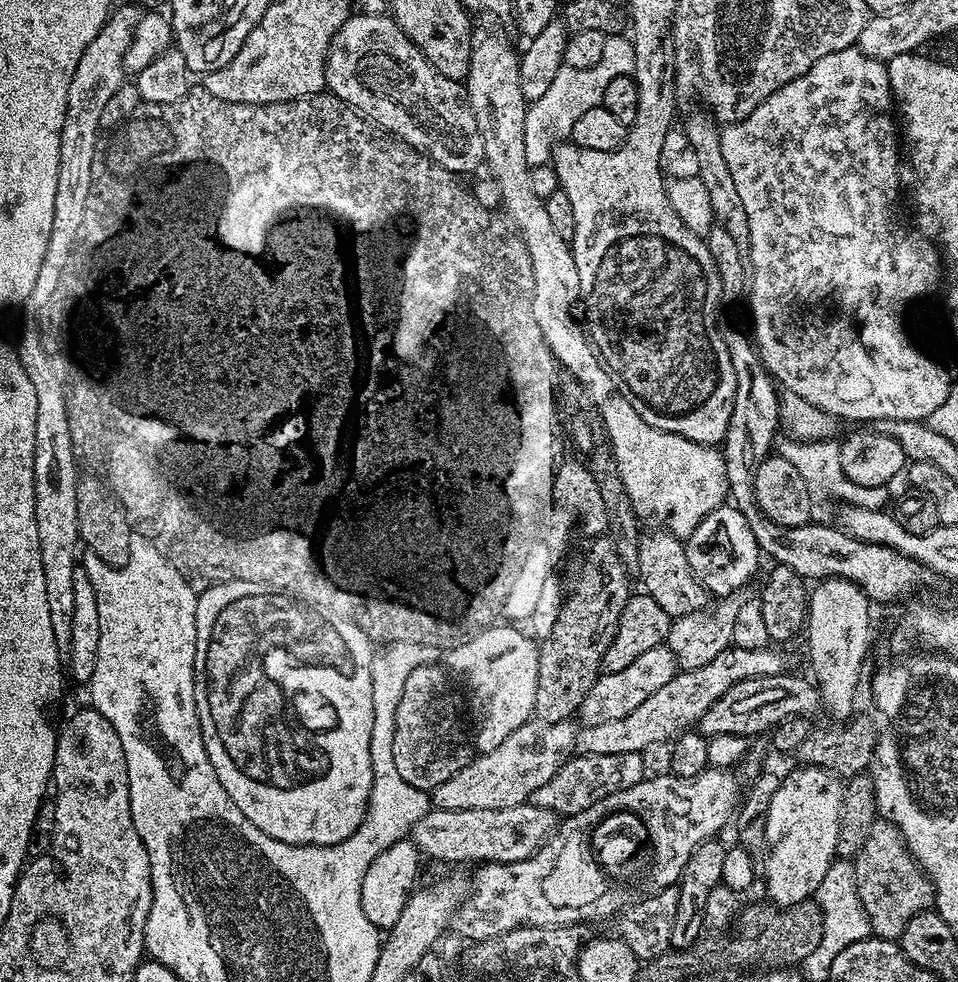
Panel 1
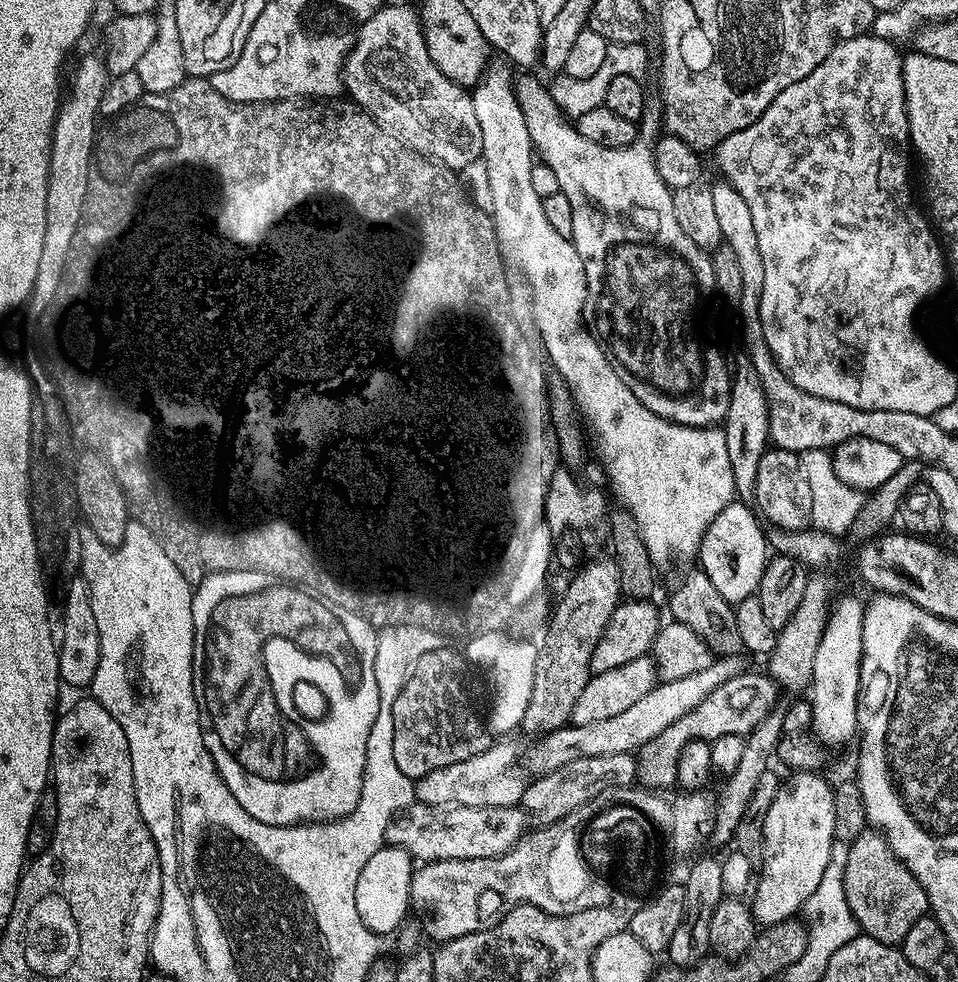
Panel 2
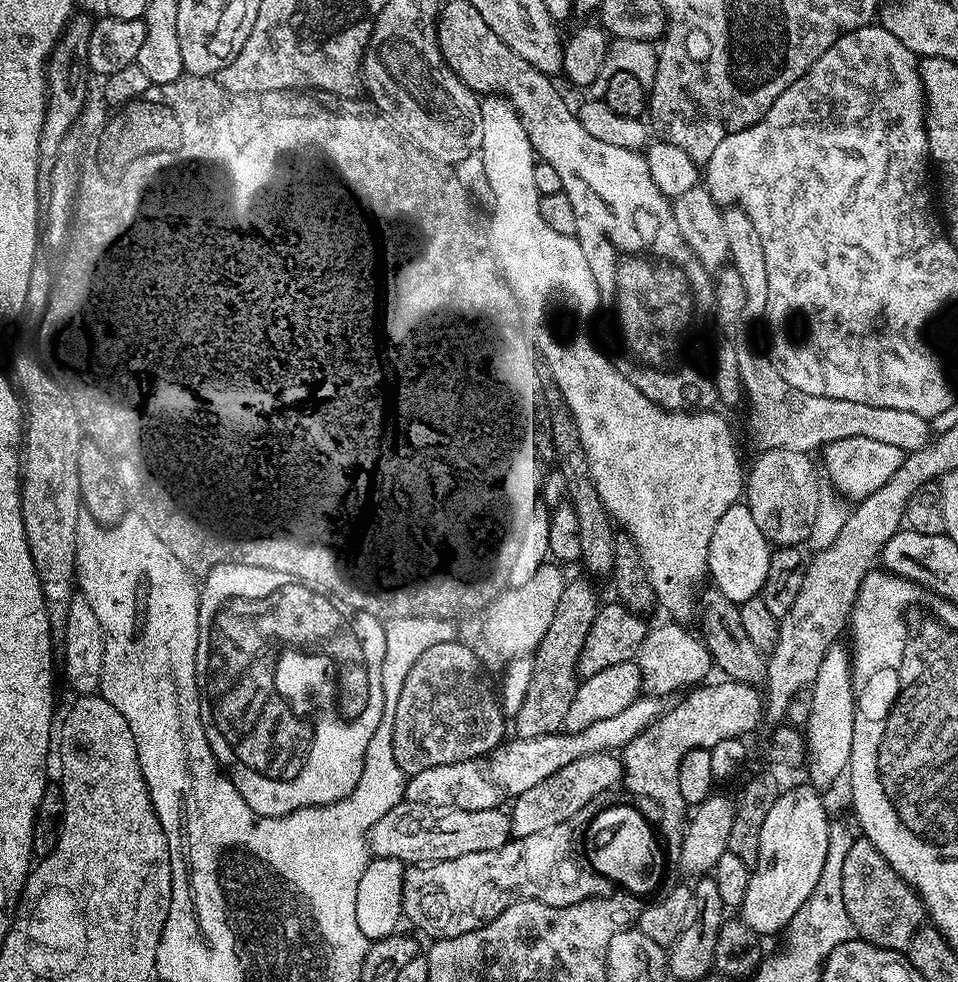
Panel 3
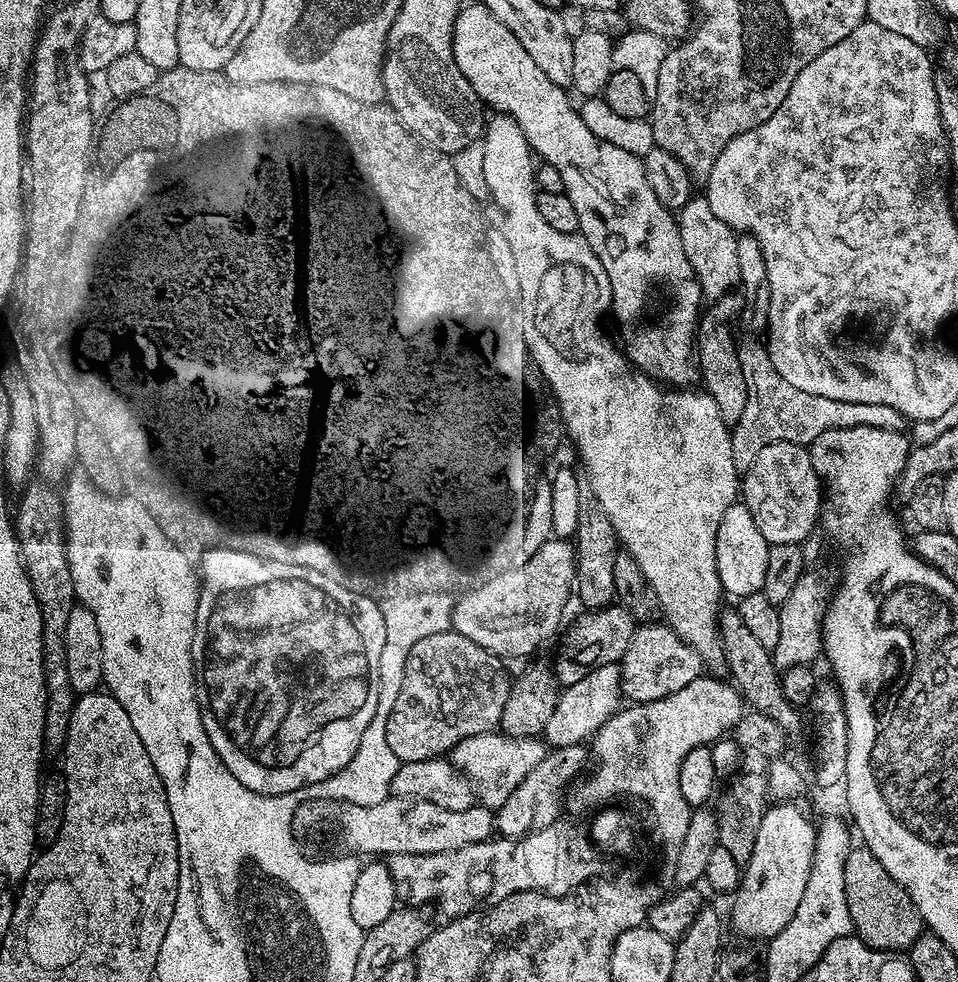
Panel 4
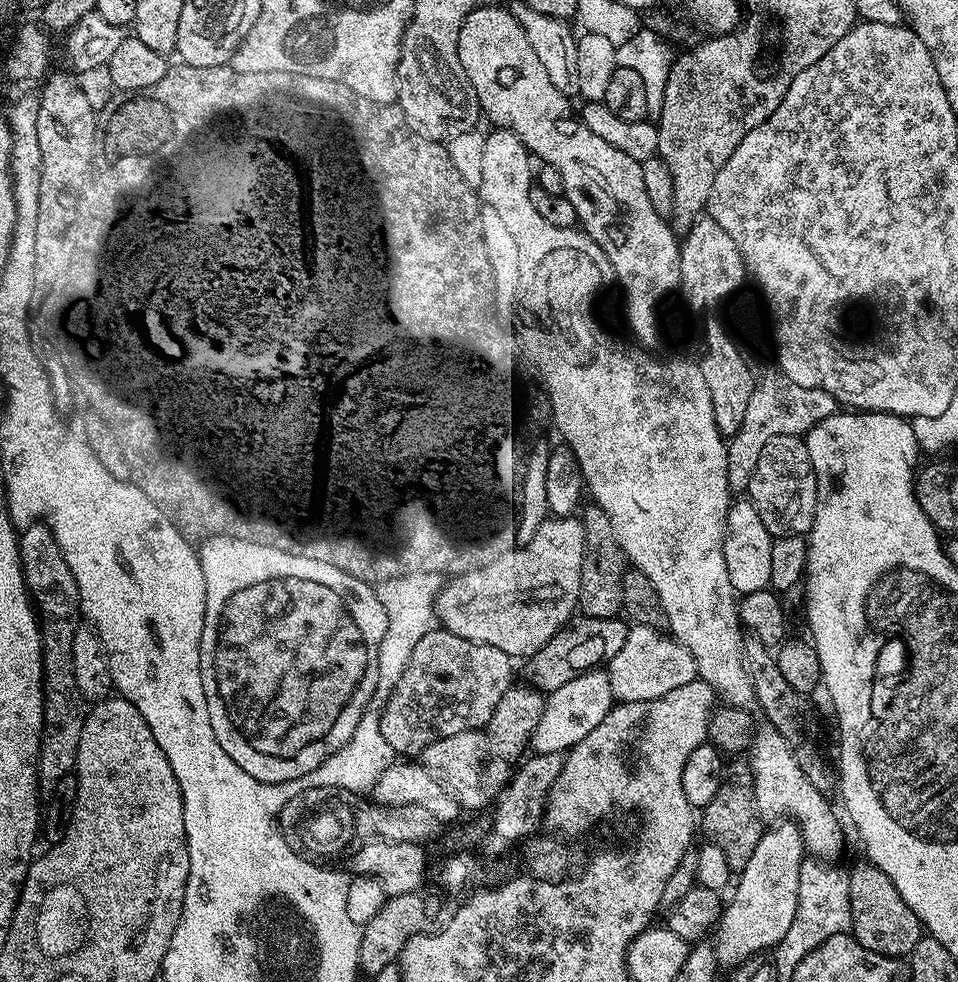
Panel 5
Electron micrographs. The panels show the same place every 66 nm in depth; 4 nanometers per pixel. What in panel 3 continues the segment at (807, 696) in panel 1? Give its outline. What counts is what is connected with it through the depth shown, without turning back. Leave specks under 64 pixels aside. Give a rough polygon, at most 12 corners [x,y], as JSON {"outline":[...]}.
{"outline":[[701,683],[622,749],[623,787],[679,841],[678,766],[762,724],[761,689]]}

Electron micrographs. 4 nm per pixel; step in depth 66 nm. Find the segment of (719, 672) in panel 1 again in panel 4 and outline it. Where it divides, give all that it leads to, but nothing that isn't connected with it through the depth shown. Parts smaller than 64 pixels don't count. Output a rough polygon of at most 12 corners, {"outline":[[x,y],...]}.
{"outline":[[503,731],[458,742],[450,763],[498,810],[546,755]]}

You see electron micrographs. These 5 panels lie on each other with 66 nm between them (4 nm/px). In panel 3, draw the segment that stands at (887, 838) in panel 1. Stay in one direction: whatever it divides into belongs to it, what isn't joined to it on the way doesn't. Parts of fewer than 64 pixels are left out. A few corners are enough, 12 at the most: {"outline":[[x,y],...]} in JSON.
{"outline":[[853,839],[842,902],[855,935],[903,953],[920,895],[874,842]]}

